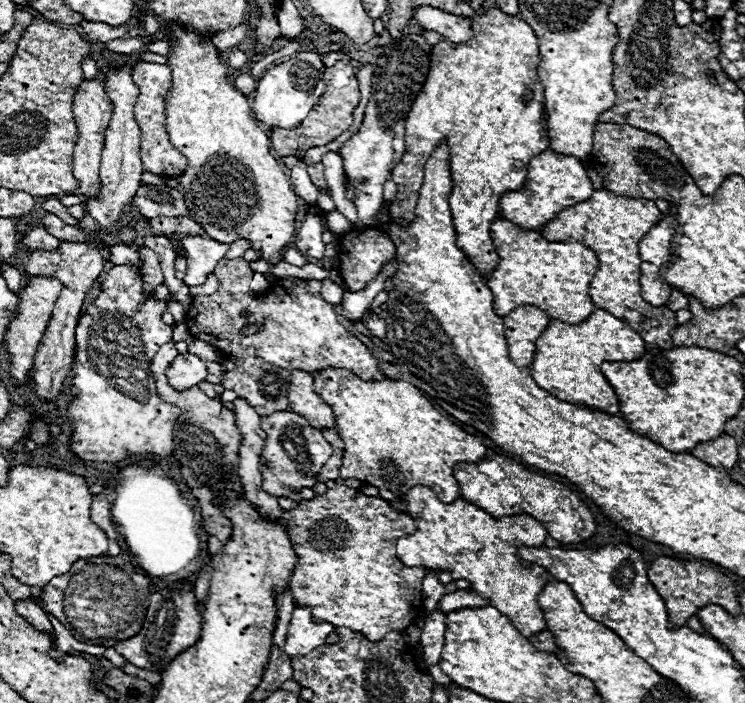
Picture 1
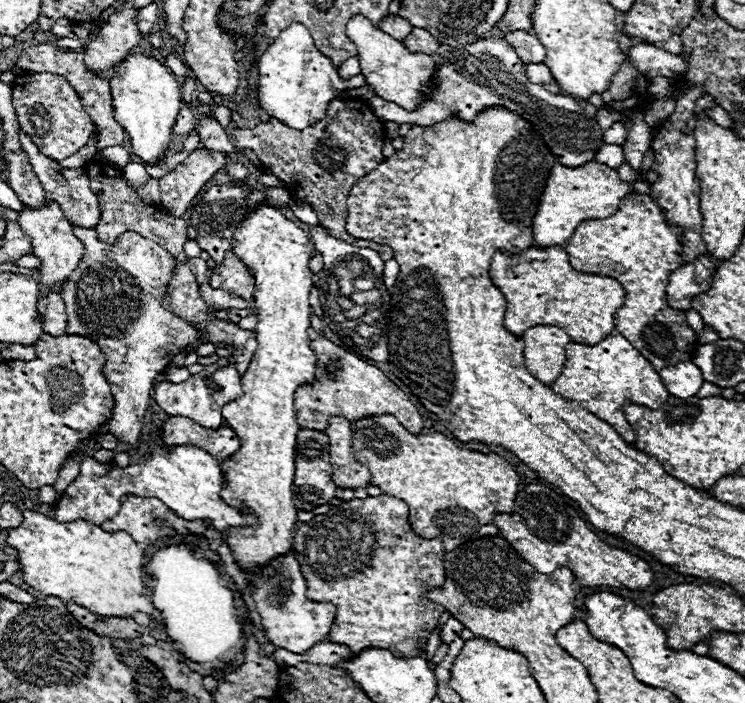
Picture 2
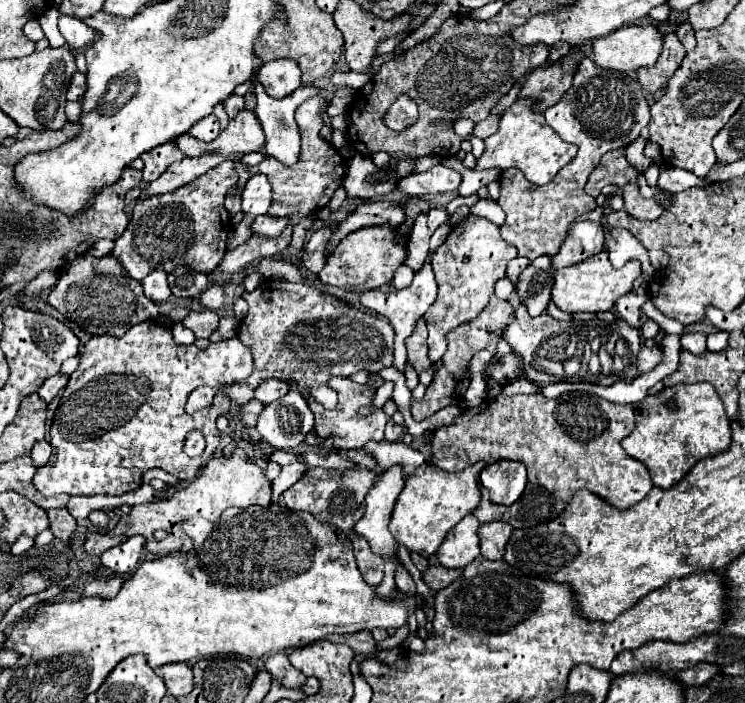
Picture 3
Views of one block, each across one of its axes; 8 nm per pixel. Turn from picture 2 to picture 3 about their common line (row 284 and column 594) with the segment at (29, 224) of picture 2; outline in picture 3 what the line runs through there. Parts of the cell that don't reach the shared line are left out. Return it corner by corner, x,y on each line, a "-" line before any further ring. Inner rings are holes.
652,24
624,26
620,30
610,32
604,38
594,40
592,52
594,52
594,62
598,66
618,70
618,72
632,72
632,70
638,70
642,66
652,66
658,60
658,56
662,52
662,34

